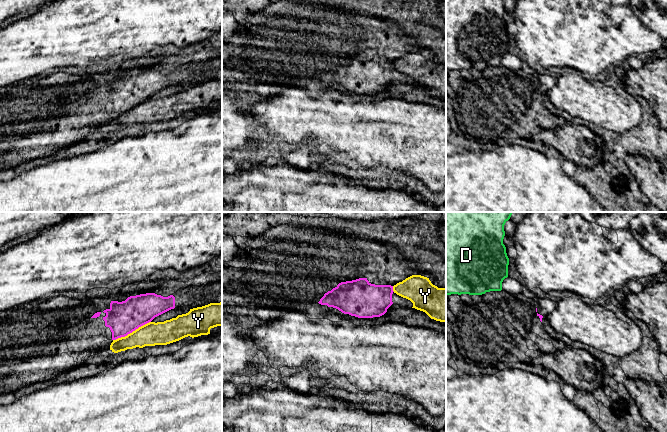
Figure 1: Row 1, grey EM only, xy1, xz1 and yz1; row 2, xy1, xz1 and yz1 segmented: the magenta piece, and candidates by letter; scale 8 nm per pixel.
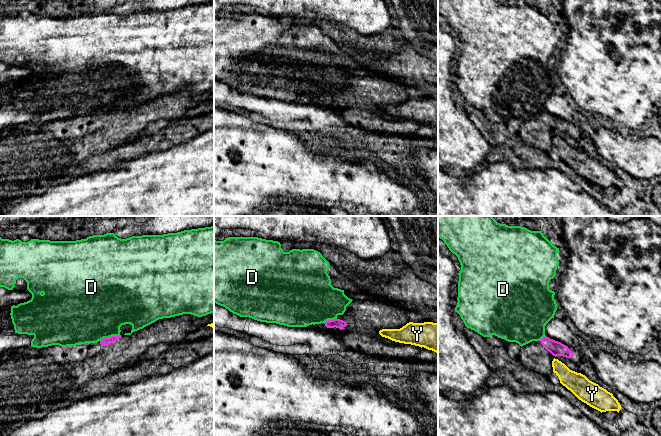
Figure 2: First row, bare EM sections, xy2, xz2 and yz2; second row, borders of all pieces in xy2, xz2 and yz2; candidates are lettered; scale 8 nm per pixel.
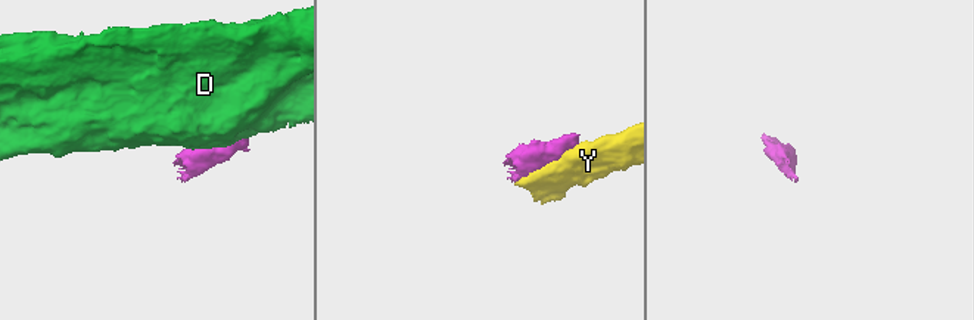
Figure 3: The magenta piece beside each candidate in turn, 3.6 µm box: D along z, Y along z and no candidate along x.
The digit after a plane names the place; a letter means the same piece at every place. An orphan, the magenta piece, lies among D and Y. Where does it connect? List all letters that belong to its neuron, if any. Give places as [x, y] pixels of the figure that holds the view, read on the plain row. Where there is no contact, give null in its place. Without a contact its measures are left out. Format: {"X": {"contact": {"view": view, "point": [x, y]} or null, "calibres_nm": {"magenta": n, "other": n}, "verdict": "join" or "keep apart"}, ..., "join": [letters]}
{"D": {"contact": {"view": "xy2", "point": [109, 113]}, "calibres_nm": {"magenta": 60, "other": 480}, "verdict": "keep apart"}, "Y": {"contact": {"view": "xy1", "point": [131, 108]}, "calibres_nm": {"magenta": 260, "other": 190}, "verdict": "keep apart"}, "join": []}

